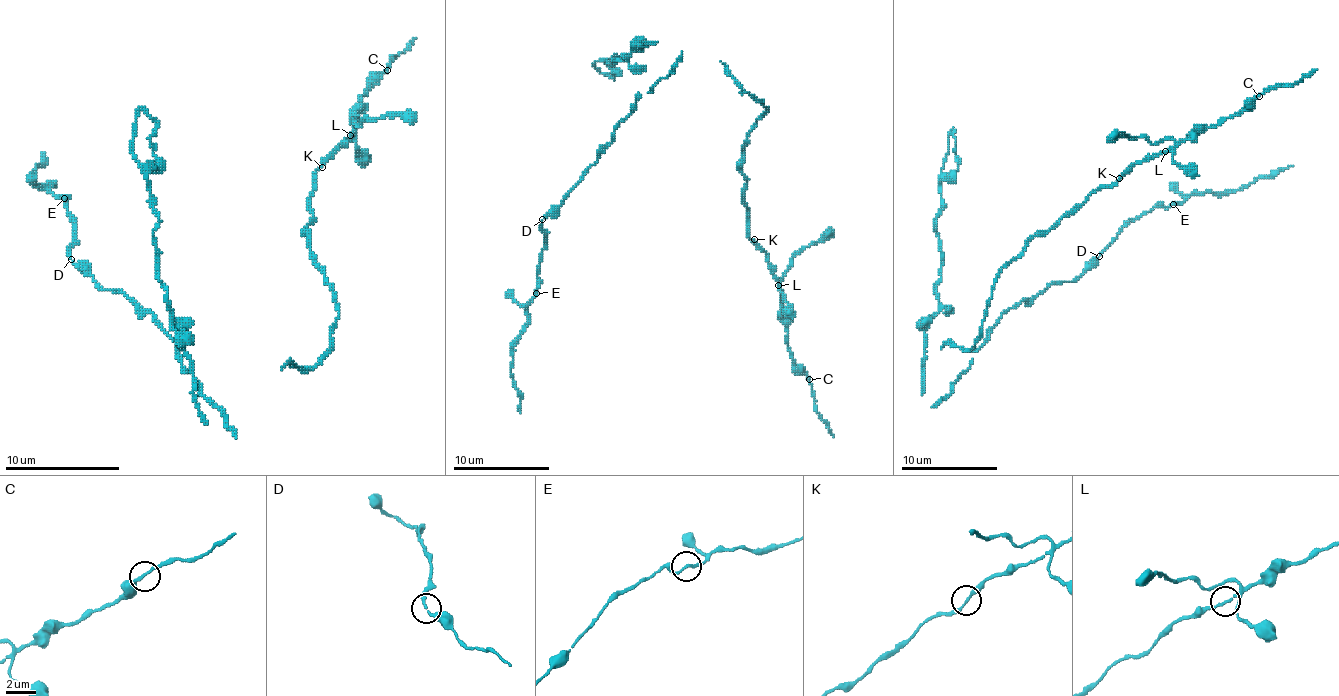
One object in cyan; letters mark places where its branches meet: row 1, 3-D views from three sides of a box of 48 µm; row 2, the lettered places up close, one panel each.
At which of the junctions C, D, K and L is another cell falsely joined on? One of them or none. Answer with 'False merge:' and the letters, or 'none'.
False merge: none

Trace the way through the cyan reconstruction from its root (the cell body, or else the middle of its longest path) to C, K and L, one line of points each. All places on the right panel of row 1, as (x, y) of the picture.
C: (955, 347), (970, 349), (977, 342), (994, 279), (1030, 238), (1045, 236), (1134, 163), (1240, 115), (1259, 96)
K: (955, 347), (970, 349), (977, 342), (994, 279), (1025, 243), (1045, 236), (1093, 192), (1112, 188), (1119, 178)
L: (955, 347), (970, 349), (977, 342), (994, 279), (1030, 238), (1045, 236), (1134, 163), (1165, 151)

